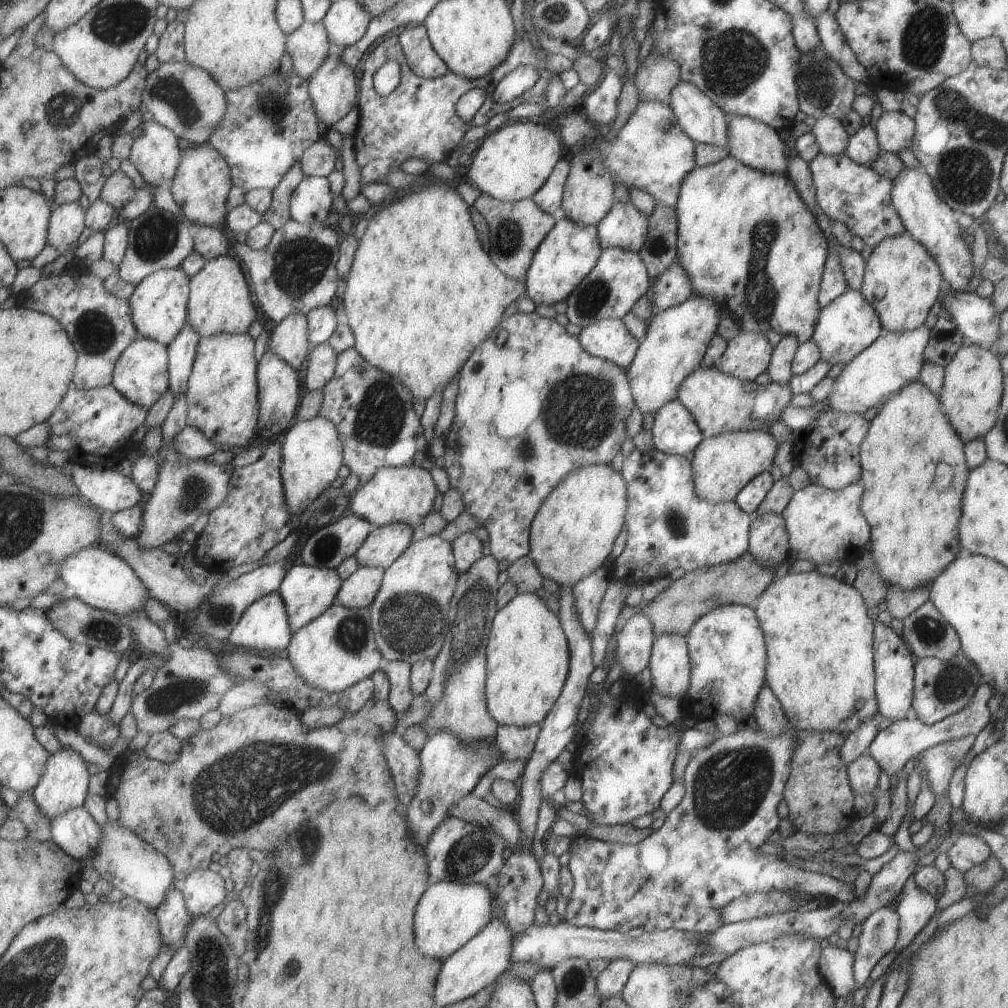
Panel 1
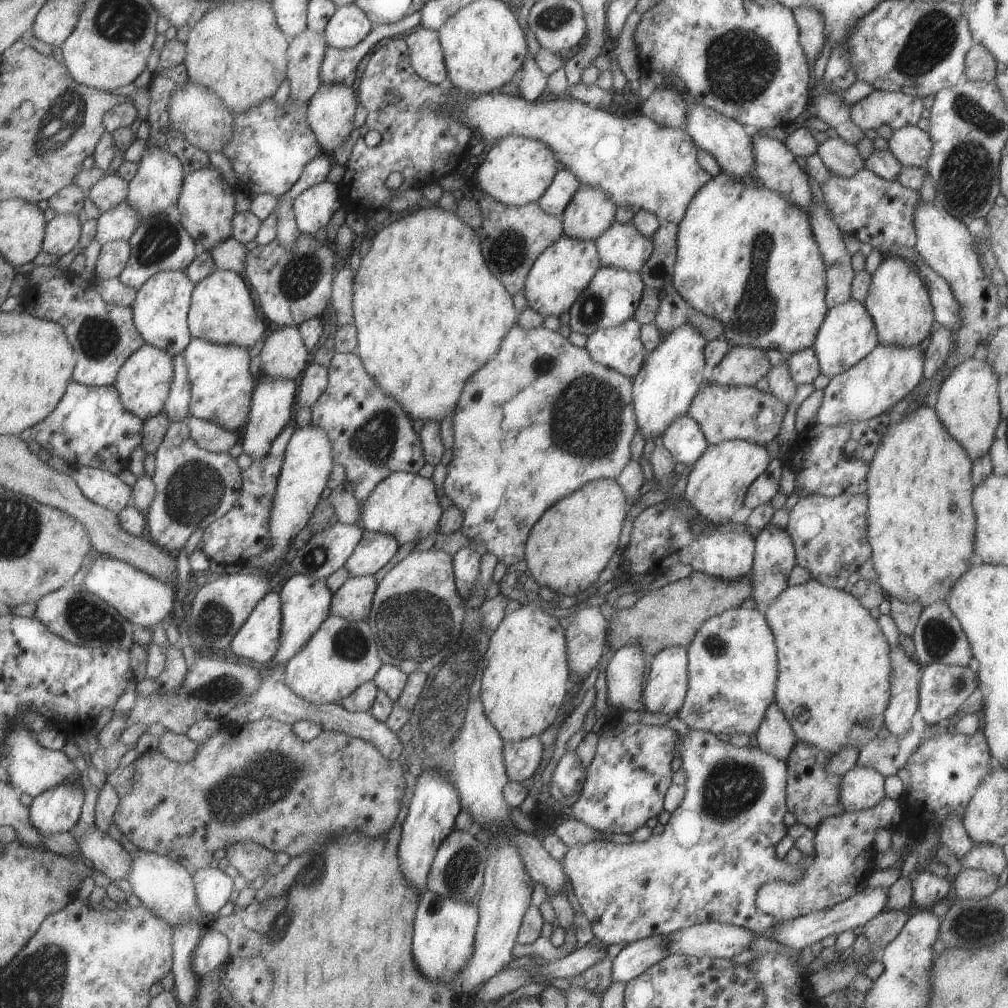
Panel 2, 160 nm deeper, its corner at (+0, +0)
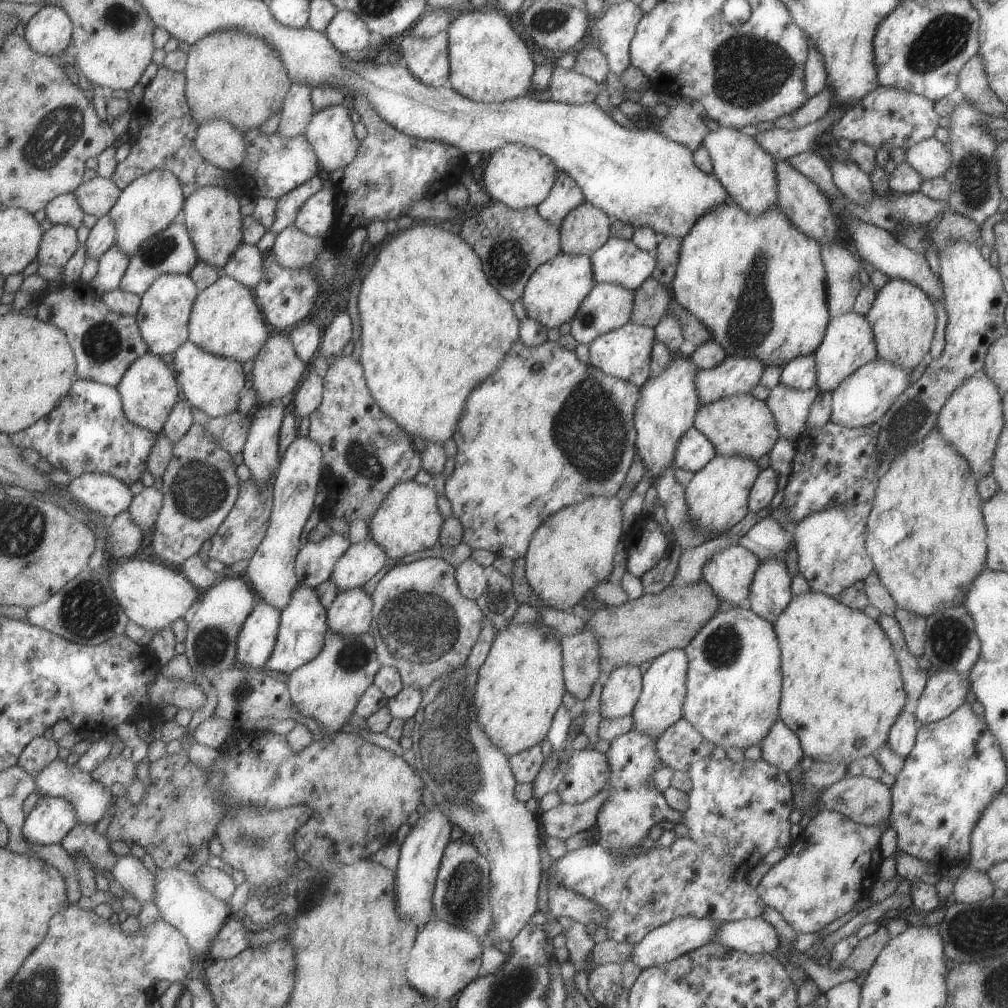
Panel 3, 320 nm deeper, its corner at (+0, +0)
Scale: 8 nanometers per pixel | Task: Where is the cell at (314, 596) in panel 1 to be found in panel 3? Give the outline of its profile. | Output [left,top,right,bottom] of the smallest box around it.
[262,585,328,675]

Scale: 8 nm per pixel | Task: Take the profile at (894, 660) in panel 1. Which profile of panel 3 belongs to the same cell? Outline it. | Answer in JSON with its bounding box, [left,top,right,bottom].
[888,709,920,759]

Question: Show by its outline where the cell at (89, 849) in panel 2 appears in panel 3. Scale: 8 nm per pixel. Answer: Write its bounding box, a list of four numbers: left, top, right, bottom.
[109,856,155,904]

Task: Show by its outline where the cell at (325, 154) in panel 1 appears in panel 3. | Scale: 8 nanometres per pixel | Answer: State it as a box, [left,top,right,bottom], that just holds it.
[269,175,322,234]

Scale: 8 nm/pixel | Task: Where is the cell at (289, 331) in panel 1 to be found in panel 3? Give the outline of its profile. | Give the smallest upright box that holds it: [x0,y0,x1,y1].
[250,332,305,405]

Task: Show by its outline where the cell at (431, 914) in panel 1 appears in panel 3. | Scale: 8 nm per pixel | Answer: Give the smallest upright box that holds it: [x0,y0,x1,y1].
[405,914,482,1000]

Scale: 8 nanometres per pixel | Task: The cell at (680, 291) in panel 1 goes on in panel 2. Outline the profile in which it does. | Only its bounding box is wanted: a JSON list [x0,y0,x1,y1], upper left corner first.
[653,285,689,335]

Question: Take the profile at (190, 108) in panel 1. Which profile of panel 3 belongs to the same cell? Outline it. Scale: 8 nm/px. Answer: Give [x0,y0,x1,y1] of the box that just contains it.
[194,119,243,175]

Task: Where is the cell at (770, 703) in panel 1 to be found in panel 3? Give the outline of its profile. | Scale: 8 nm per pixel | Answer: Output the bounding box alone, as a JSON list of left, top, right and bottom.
[760,719,803,772]

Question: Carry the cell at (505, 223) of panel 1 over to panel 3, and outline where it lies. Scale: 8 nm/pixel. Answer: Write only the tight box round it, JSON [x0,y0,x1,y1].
[458,201,560,304]

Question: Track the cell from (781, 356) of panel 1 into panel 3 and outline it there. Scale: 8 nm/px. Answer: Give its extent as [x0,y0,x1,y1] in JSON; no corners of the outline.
[764,382,819,440]

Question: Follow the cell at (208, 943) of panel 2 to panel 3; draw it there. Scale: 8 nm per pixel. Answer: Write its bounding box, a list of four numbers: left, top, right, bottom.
[211,915,249,958]

